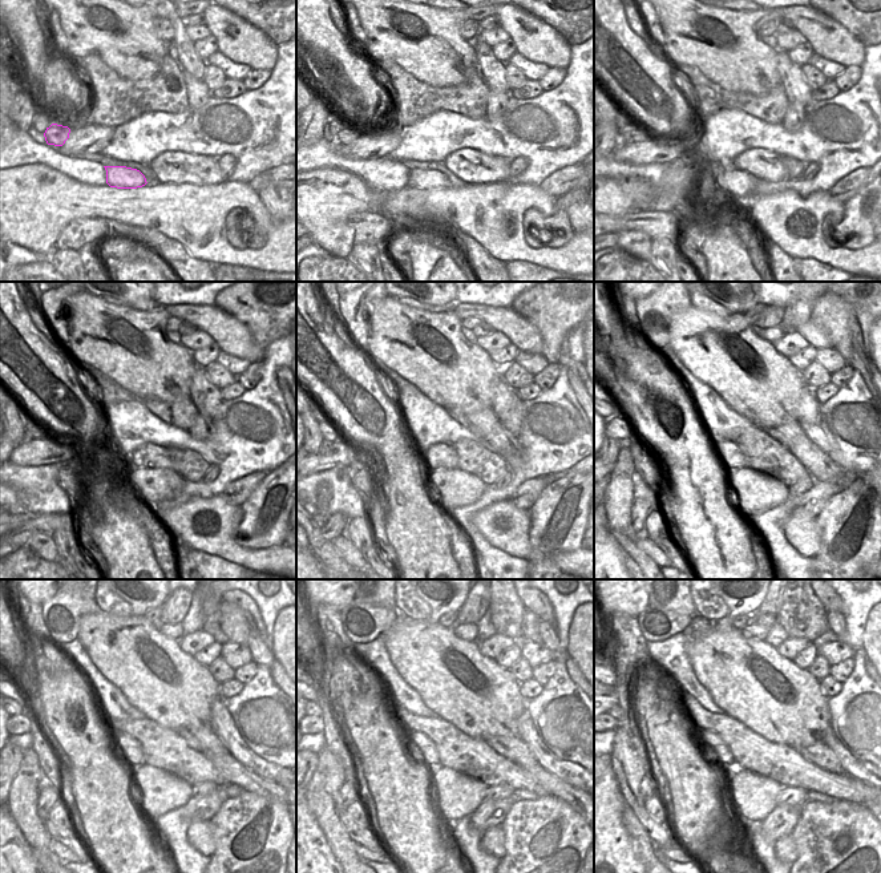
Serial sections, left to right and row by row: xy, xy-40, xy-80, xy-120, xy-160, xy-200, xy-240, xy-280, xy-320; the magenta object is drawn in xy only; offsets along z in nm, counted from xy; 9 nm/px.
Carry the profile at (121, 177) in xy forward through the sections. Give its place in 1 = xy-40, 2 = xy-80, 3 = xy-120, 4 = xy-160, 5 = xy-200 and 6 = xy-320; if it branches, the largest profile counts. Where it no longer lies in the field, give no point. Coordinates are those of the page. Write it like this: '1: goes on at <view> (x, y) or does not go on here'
1: goes on at xy-40 (419, 178)
2: goes on at xy-80 (716, 178)
3: goes on at xy-120 (129, 477)
4: goes on at xy-160 (435, 477)
5: goes on at xy-200 (778, 494)
6: goes on at xy-320 (735, 775)

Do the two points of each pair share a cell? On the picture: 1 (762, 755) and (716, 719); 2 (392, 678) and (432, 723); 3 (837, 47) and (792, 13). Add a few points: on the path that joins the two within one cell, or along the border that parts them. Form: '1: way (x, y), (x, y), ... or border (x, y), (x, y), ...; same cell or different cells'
1: way (751, 751), (727, 728); same cell
2: border (396, 706), (403, 706), (417, 715), (435, 716); different cells
3: way (827, 36), (811, 21), (803, 19); same cell

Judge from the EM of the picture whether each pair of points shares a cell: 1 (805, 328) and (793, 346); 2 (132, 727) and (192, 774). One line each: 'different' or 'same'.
1: different
2: same

